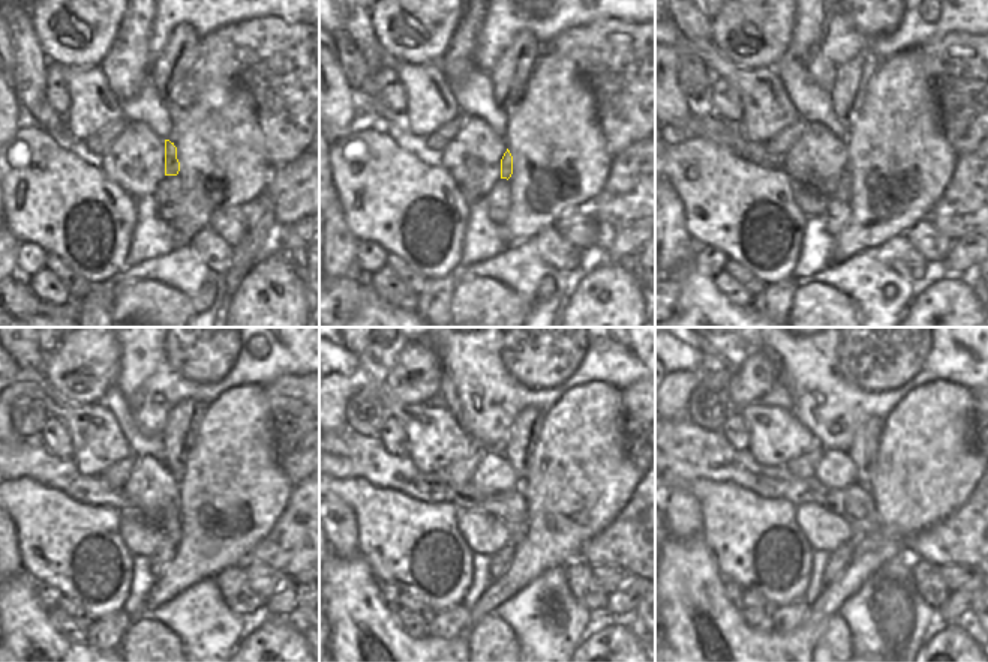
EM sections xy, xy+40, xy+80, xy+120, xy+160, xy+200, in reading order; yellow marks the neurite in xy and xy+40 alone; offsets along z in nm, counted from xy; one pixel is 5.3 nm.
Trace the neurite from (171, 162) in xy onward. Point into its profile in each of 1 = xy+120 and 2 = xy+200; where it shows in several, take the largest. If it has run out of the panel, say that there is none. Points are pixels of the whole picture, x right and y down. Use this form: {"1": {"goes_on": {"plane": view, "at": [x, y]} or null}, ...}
{"1": {"goes_on": {"plane": "xy+120", "at": [170, 526]}}, "2": {"goes_on": {"plane": "xy+200", "at": [856, 535]}}}

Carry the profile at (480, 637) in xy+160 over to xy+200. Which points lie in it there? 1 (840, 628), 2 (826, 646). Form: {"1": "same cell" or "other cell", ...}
{"1": "same cell", "2": "same cell"}

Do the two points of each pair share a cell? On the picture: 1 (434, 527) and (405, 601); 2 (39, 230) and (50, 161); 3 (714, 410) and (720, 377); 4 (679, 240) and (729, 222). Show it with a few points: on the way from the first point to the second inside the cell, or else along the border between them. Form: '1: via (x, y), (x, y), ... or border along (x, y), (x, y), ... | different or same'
1: border along (399, 592), (411, 595), (435, 613) | different
2: via (48, 213), (48, 177) | same
3: via (714, 403), (715, 385) | same
4: border along (681, 203), (685, 230), (696, 243) | different

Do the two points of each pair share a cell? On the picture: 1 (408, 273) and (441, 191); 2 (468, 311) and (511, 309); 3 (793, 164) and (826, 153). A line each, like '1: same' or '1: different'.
1: different
2: same
3: same

